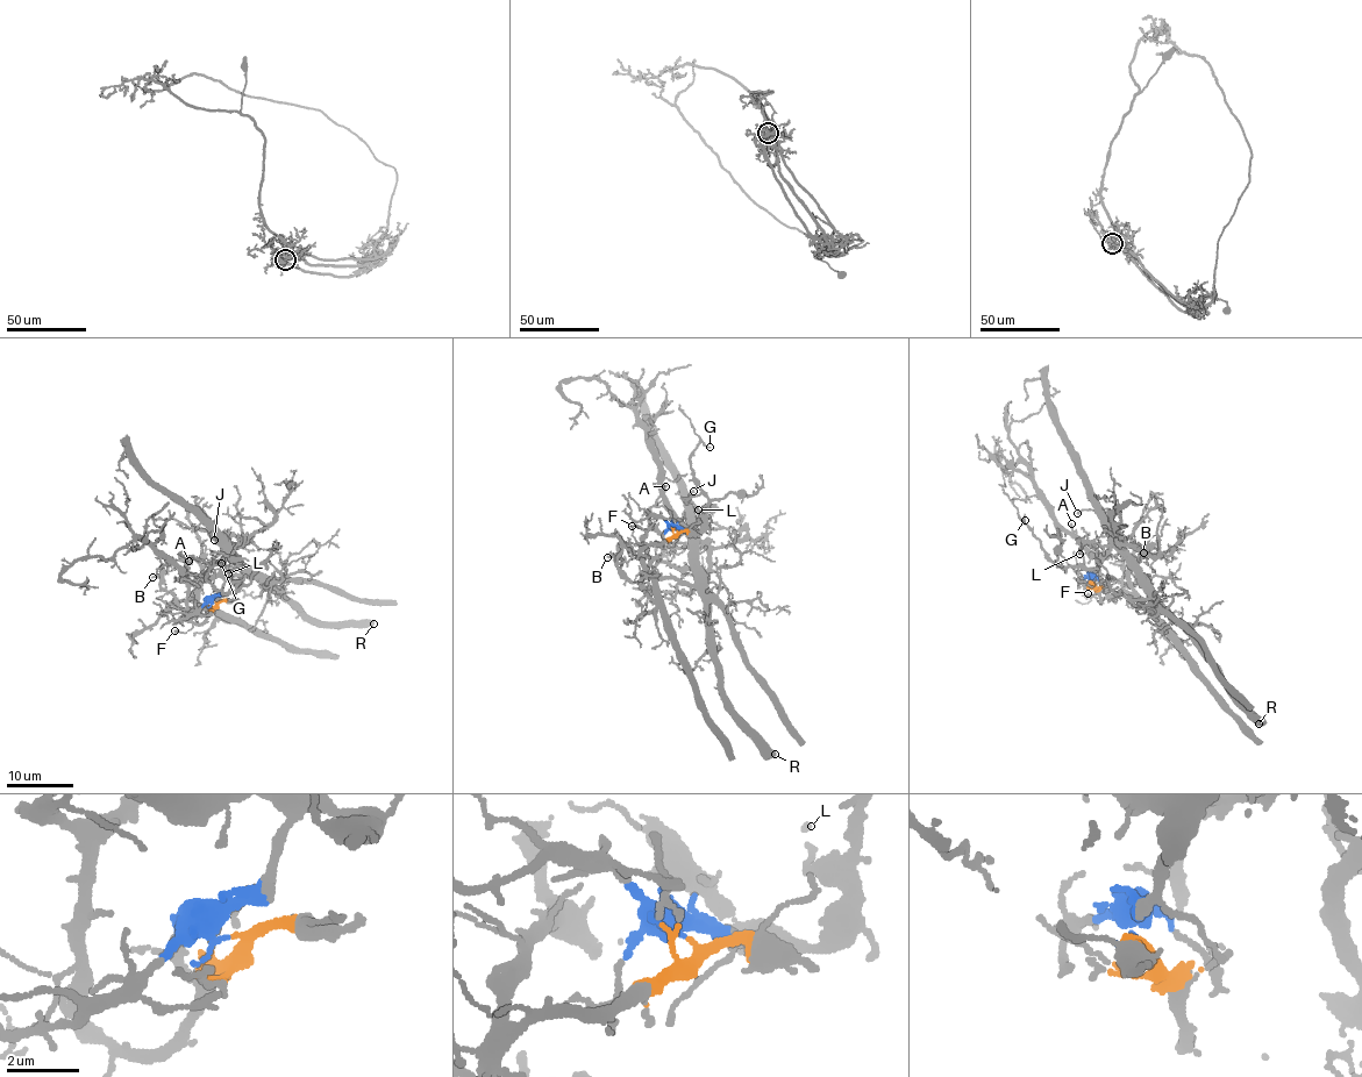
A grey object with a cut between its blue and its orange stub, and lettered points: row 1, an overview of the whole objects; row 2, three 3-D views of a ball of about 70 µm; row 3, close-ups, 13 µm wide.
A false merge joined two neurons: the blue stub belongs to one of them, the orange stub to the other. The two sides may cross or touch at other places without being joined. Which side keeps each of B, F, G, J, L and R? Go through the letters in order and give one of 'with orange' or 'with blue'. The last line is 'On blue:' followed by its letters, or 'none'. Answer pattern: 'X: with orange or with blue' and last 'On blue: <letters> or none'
B: with orange
F: with orange
G: with blue
J: with blue
L: with blue
R: with blue
On blue: G, J, L, R

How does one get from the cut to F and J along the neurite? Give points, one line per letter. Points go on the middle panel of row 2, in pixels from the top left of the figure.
F: (675, 530), (675, 534), (664, 541), (646, 544), (635, 539), (632, 526)
J: (675, 530), (675, 527), (689, 528), (690, 533), (692, 528), (696, 518), (689, 494), (693, 490)

